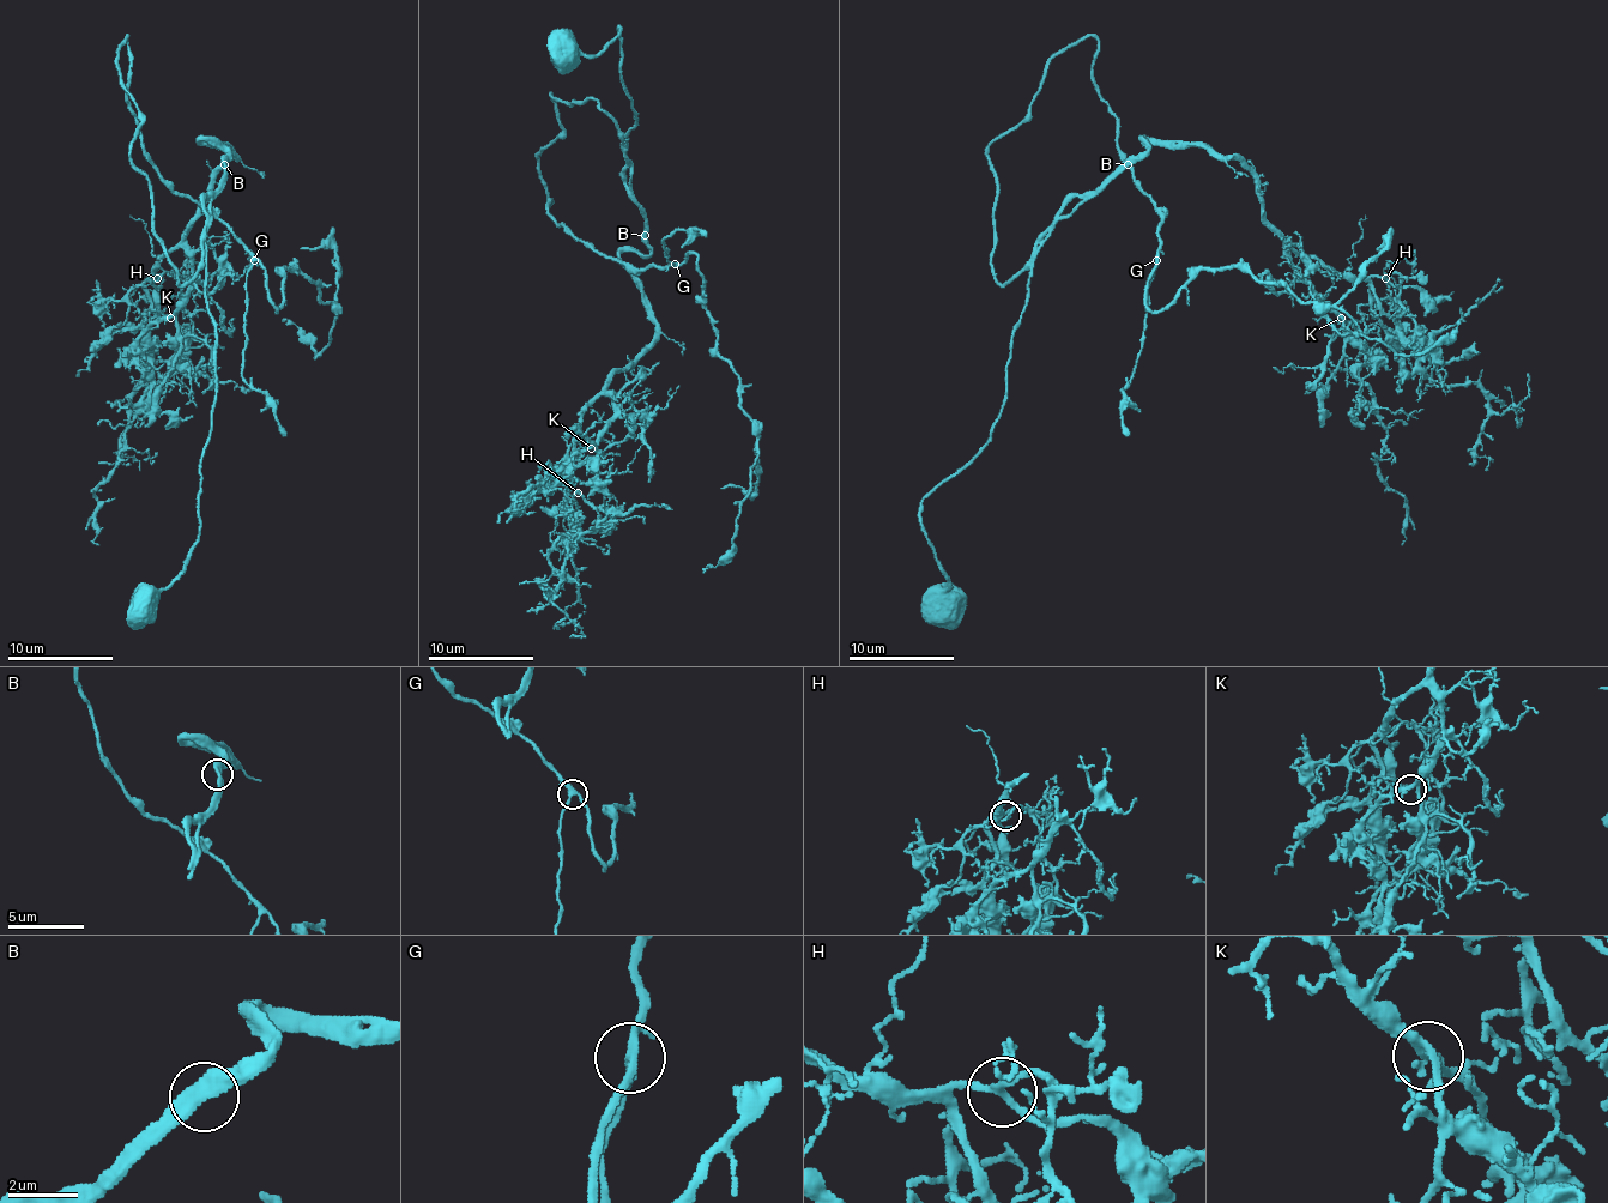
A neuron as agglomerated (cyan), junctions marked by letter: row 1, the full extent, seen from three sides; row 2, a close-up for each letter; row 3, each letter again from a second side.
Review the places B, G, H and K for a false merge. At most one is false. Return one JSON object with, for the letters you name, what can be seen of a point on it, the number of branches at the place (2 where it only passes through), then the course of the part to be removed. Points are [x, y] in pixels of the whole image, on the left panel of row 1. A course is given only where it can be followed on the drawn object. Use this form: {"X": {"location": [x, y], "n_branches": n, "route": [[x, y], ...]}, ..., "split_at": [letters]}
{"split_at": []}

